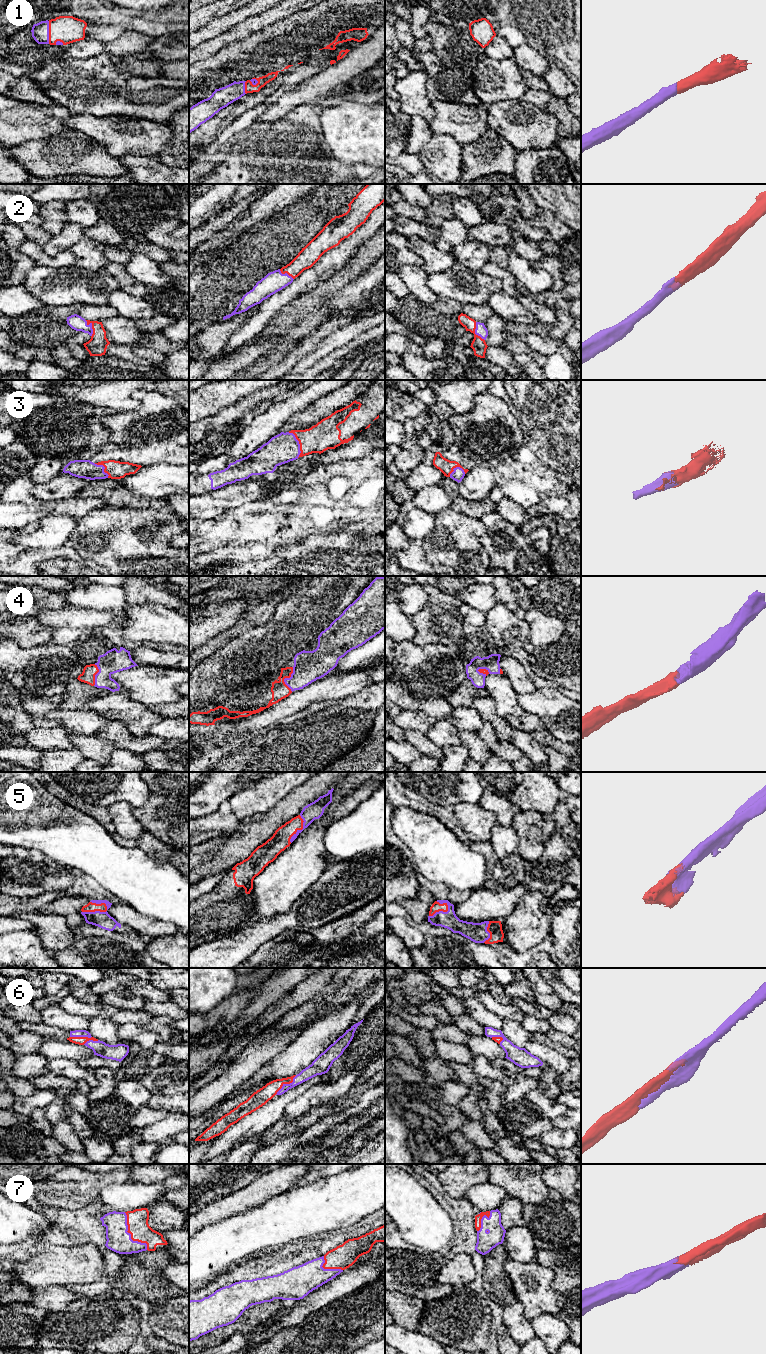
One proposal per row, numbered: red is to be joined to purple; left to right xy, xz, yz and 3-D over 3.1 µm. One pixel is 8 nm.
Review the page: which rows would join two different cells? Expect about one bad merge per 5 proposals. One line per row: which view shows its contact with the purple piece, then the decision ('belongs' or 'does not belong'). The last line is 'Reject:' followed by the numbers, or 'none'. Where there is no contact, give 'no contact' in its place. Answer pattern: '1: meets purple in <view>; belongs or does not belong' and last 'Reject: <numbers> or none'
1: meets purple in xy; belongs
2: meets purple in xy; belongs
3: meets purple in xz; belongs
4: meets purple in xz; belongs
5: meets purple in xy; belongs
6: meets purple in xy; belongs
7: meets purple in xy; belongs
Reject: none

